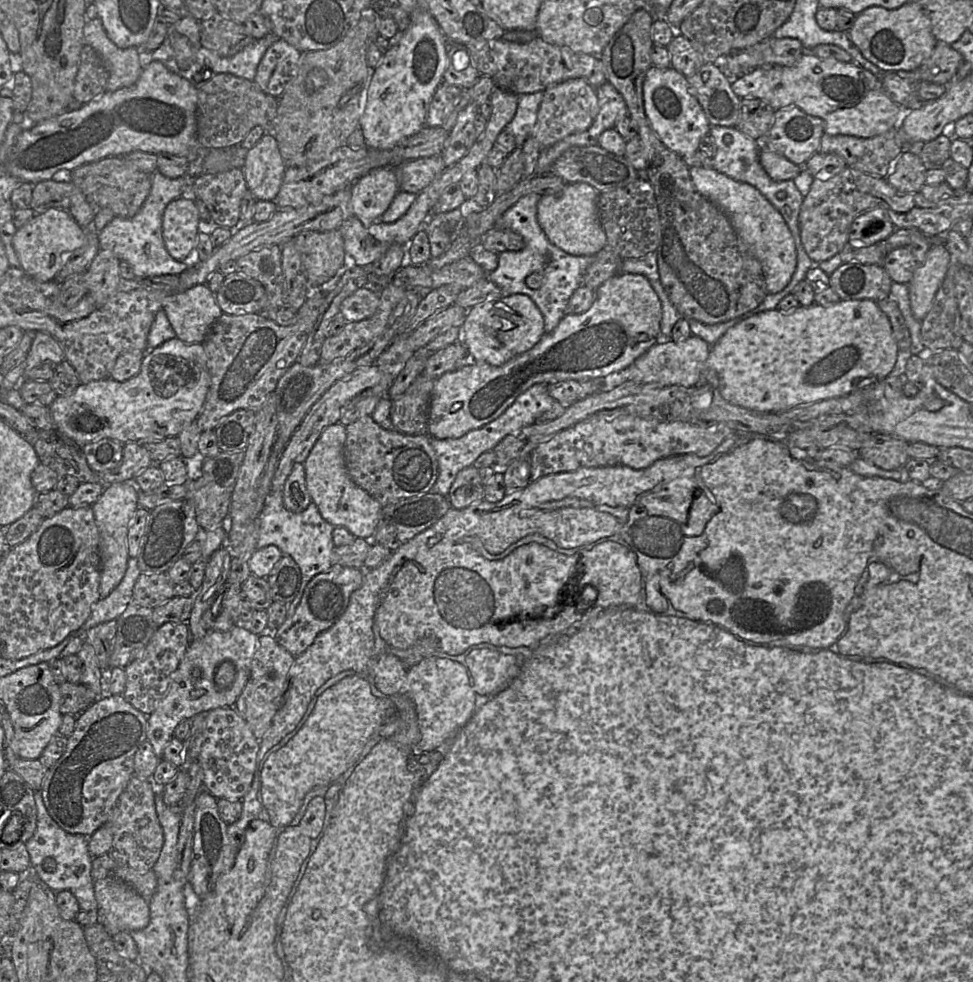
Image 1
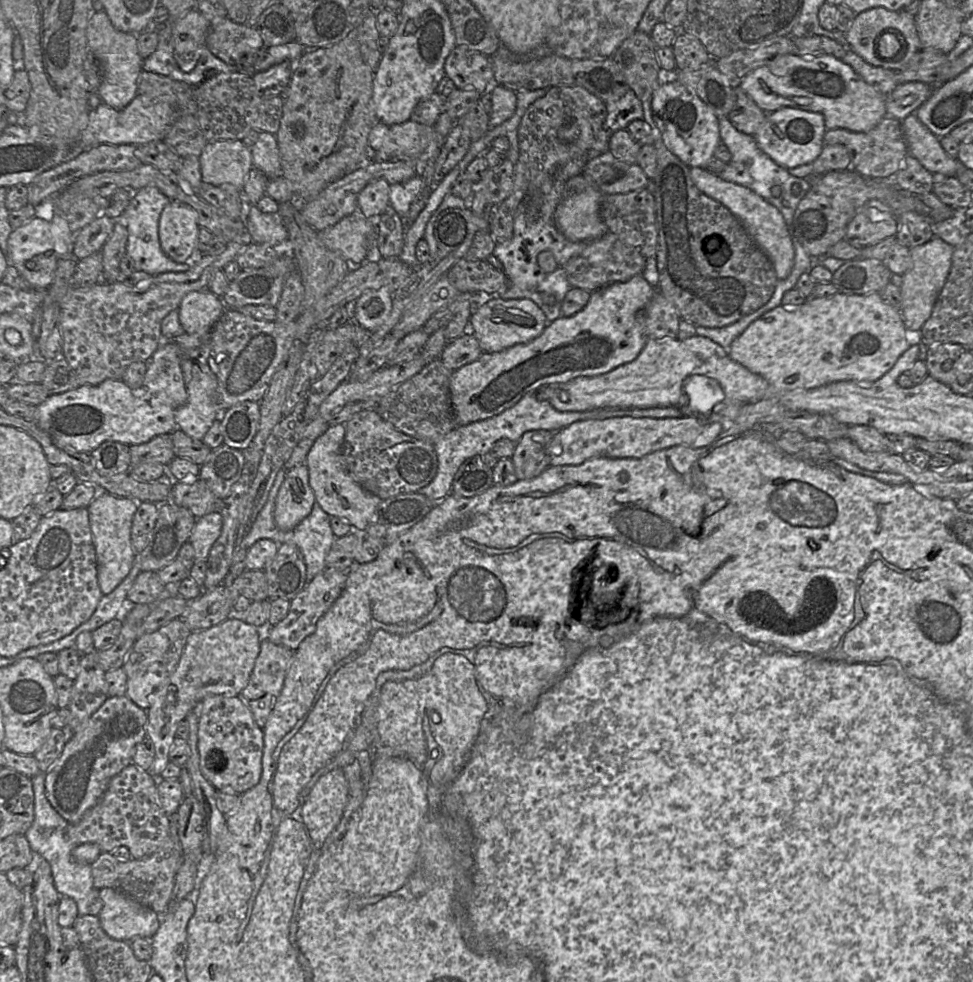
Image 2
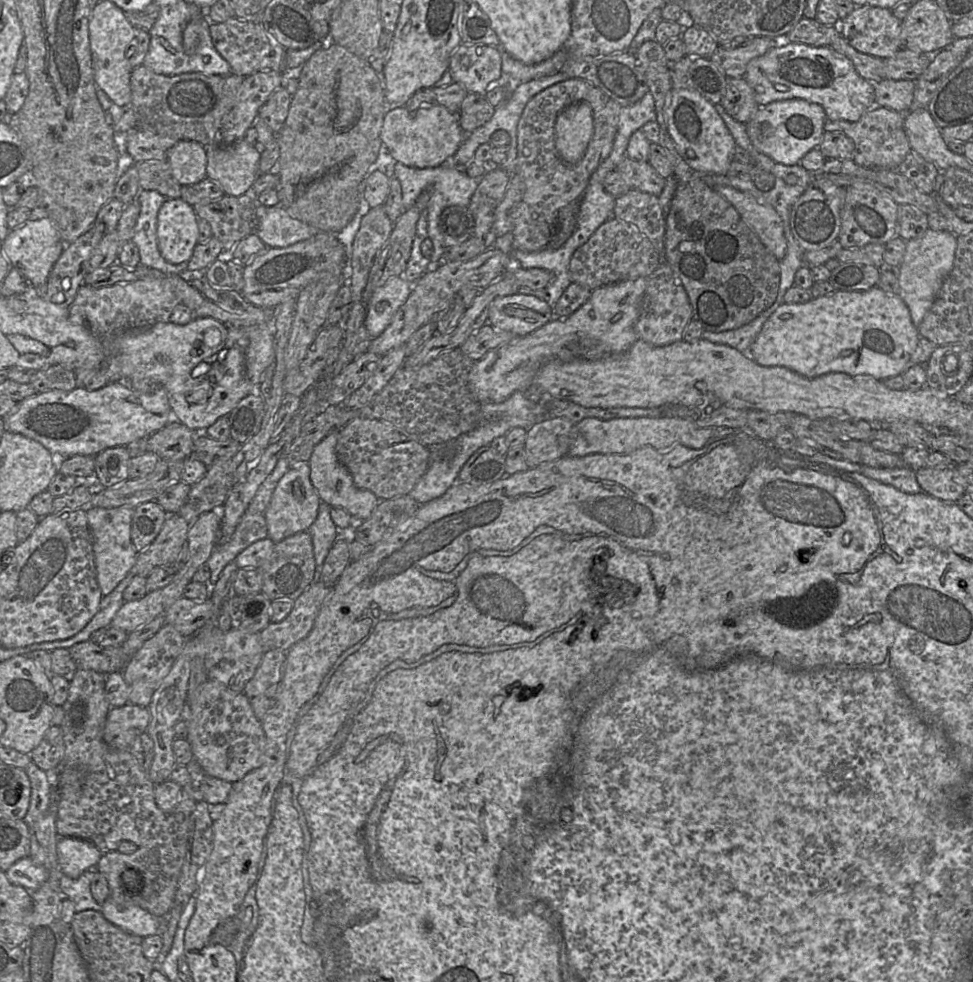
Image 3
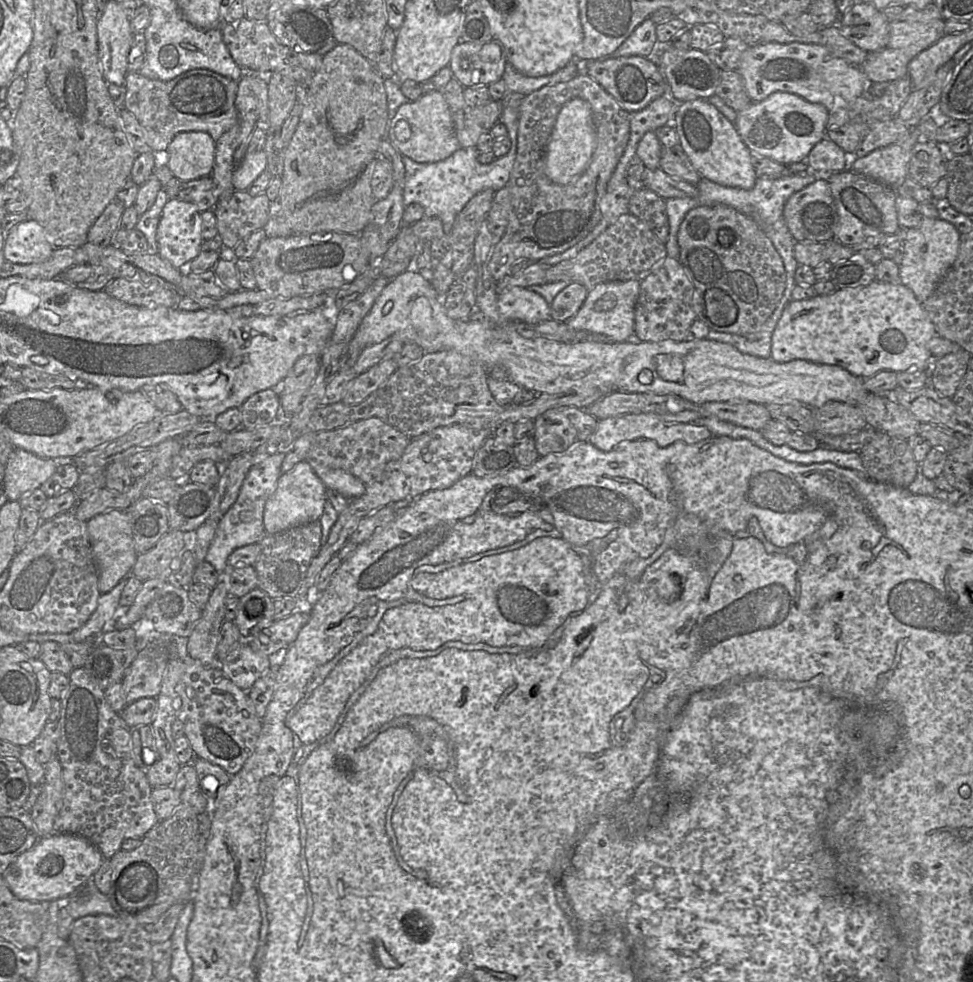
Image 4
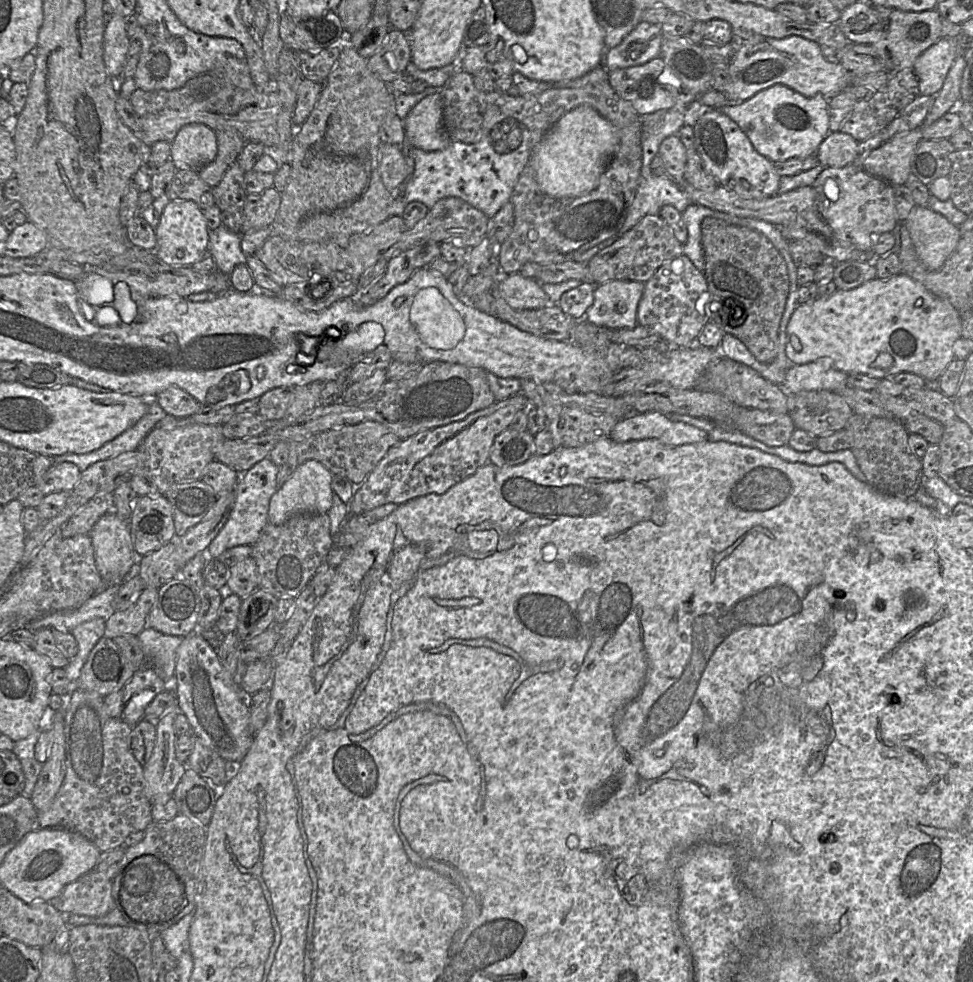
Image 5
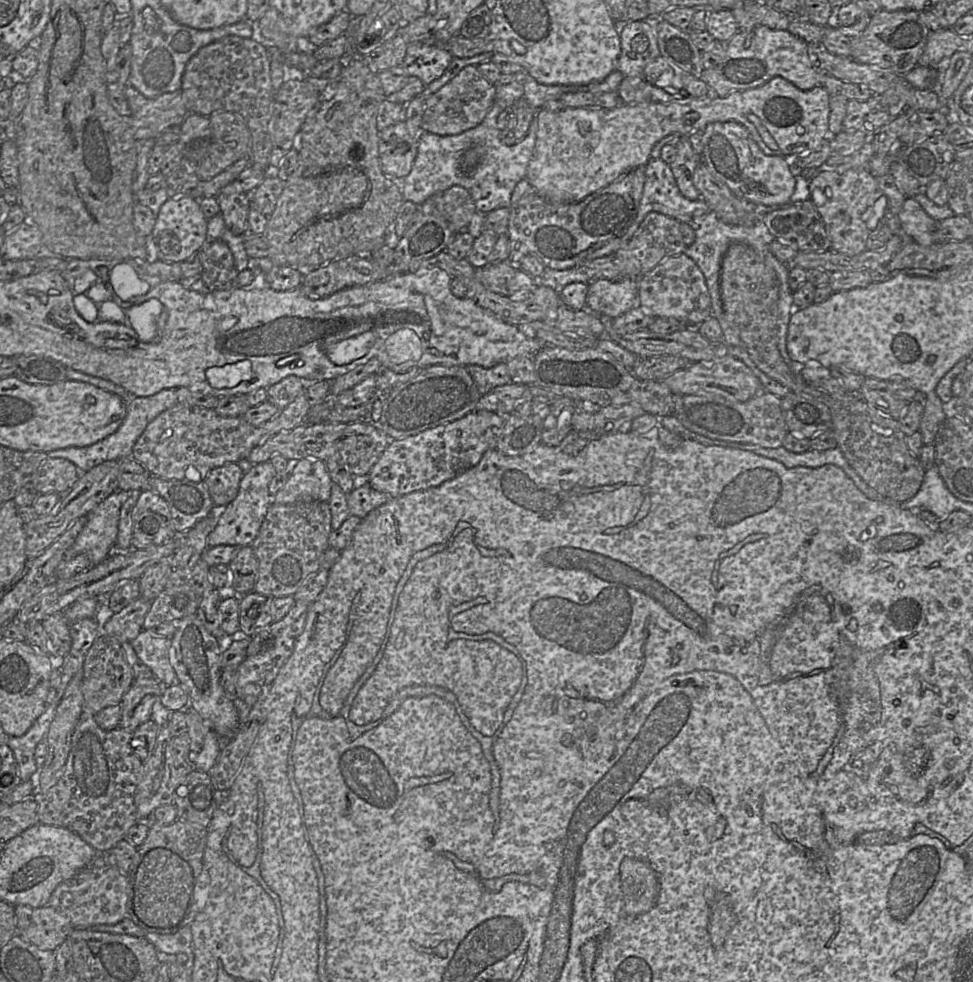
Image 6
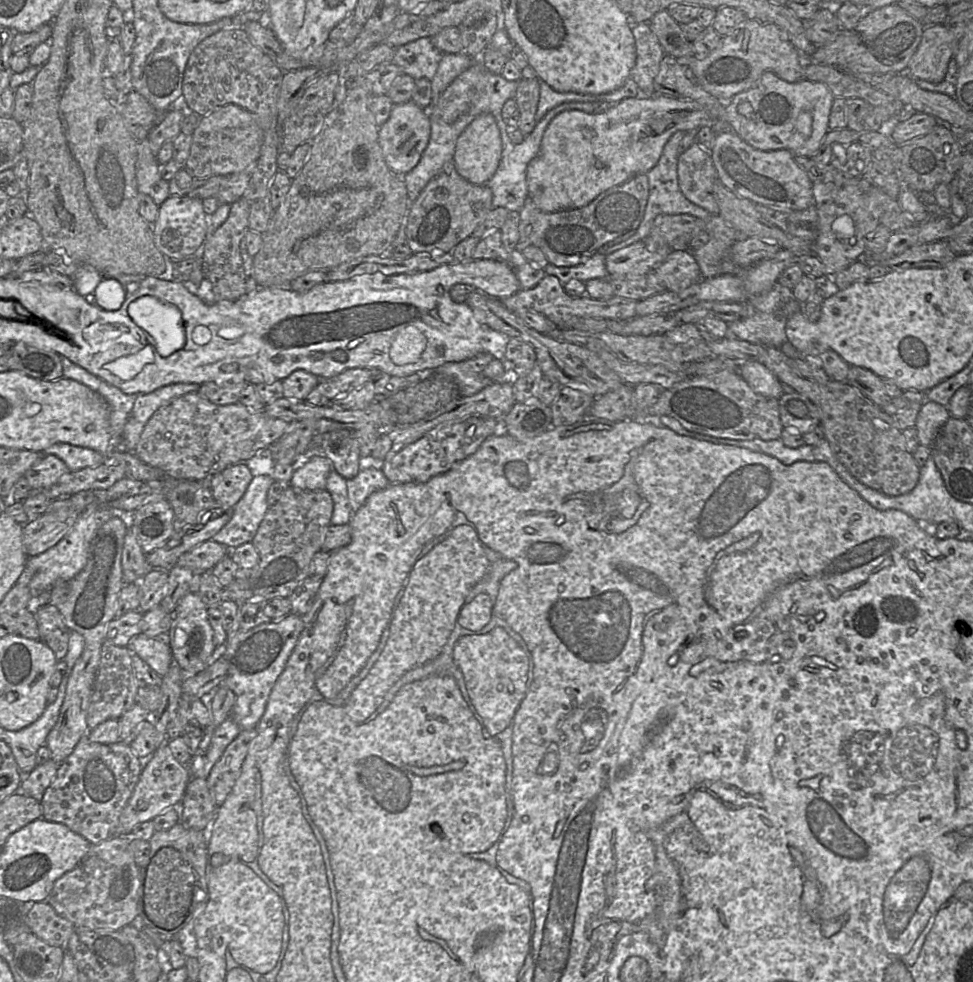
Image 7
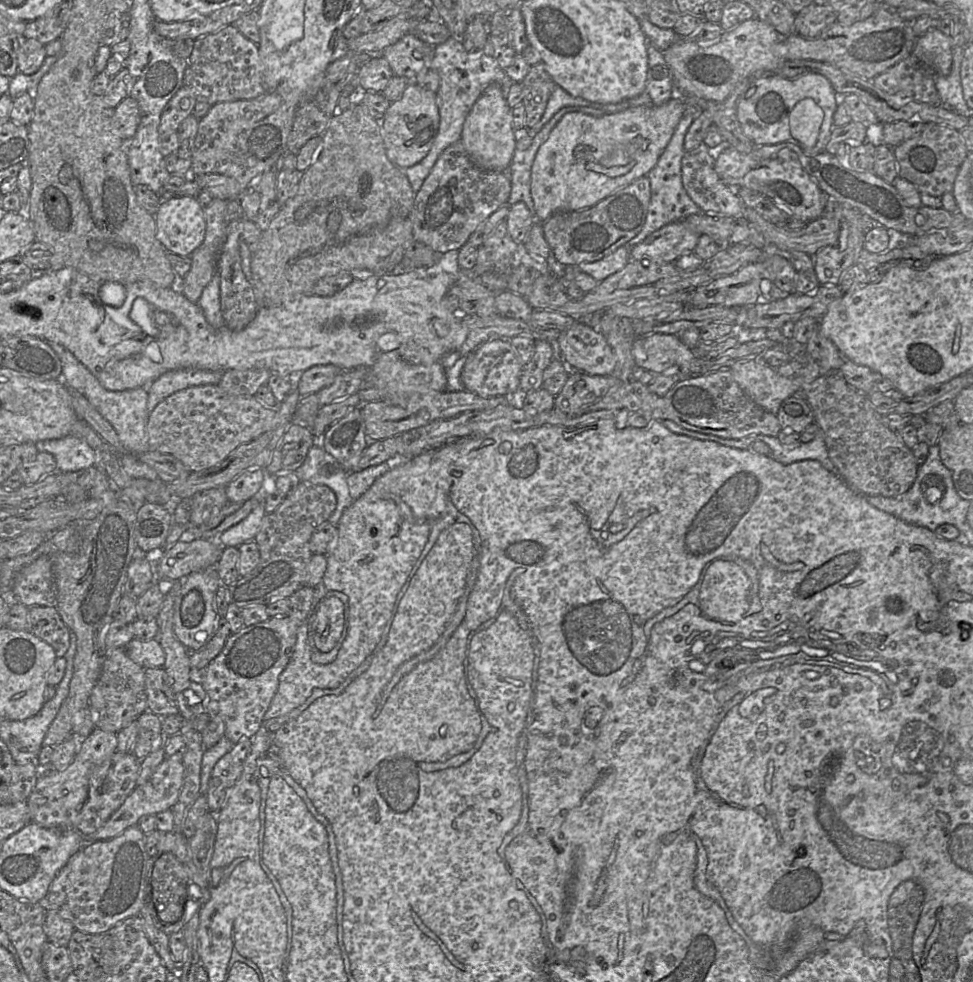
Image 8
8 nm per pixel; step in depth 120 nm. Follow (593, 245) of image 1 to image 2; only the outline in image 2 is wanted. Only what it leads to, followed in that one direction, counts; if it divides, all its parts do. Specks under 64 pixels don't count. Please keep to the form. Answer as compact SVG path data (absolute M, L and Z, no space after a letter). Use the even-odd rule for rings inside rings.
M596 188L565 197L554 213L557 229L570 241L591 241L609 230L601 216L604 195Z

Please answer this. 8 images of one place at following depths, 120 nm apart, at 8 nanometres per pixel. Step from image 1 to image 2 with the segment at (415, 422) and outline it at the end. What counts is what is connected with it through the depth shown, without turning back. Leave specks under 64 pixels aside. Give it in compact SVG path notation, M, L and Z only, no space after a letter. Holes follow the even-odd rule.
M440 358L427 363L419 373L381 398L376 413L400 432L434 444L458 426L450 397L452 373Z

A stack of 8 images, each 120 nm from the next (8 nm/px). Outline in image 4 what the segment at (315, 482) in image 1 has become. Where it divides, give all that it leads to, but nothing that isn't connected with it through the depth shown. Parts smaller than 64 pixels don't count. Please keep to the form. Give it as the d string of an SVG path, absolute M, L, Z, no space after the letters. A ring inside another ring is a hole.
M316 462L310 465L327 490L335 490L349 500L363 495L366 491L363 482L344 470L318 466Z

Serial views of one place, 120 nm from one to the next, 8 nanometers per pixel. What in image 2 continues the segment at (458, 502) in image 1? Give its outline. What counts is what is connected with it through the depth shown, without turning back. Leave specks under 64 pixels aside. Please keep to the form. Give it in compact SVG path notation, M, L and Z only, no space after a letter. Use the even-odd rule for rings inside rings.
M482 456L467 459L458 469L451 493L460 497L473 497L494 484L493 468L487 466Z

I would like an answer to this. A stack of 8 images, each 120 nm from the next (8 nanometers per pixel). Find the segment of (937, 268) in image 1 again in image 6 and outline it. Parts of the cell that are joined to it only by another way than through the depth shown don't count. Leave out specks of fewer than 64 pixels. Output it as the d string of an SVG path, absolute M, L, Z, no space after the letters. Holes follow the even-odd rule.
M907 197L897 216L903 233L914 242L923 246L935 243L933 233L937 230L937 221L931 218L916 200Z

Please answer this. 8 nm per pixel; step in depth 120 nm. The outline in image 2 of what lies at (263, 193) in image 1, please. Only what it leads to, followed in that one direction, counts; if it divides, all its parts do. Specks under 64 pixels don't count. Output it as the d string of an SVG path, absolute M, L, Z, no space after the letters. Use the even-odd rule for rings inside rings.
M260 132L257 141L250 149L253 168L262 171L269 180L281 176L280 156L275 135Z

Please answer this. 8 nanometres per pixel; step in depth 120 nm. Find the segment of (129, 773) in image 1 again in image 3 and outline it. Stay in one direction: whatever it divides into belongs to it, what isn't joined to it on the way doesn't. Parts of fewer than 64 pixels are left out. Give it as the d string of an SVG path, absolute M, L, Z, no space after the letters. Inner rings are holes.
M130 702L121 707L111 707L104 726L103 739L114 750L128 750L134 739L146 732L150 713L148 707Z

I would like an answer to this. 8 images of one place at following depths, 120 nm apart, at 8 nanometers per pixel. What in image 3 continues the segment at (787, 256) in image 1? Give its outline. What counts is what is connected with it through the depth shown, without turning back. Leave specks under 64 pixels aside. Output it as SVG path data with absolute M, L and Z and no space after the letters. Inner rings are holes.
M715 185L714 189L729 201L746 224L754 230L760 241L779 260L787 252L783 222L769 204L759 202L752 194L727 185Z

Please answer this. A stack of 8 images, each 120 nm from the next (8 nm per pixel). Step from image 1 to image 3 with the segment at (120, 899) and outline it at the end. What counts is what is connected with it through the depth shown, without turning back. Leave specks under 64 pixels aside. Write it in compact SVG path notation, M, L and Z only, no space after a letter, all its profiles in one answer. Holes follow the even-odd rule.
M110 895L103 903L102 914L124 931L146 938L159 934L159 918L138 906L119 906Z

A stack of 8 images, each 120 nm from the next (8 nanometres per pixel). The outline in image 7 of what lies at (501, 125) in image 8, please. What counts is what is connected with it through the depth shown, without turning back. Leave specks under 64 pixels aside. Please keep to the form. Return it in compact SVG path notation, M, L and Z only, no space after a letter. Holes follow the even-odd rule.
M490 113L477 116L459 136L453 165L468 182L483 185L495 174L502 155L502 140Z

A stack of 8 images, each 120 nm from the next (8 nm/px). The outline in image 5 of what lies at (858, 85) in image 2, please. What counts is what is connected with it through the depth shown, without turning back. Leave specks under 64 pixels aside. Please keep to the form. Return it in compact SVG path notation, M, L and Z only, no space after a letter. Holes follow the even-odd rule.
M754 36L742 41L736 50L729 68L729 80L724 91L727 105L738 105L758 92L776 84L782 84L811 98L817 94L830 99L851 84L851 73L837 61L826 59L820 46L799 36L783 39Z

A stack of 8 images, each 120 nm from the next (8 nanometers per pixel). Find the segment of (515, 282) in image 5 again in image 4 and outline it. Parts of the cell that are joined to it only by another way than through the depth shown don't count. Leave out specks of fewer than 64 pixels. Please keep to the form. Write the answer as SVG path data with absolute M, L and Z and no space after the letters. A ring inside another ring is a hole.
M520 286L502 291L498 297L498 310L509 322L535 325L551 318L551 307L538 293Z

